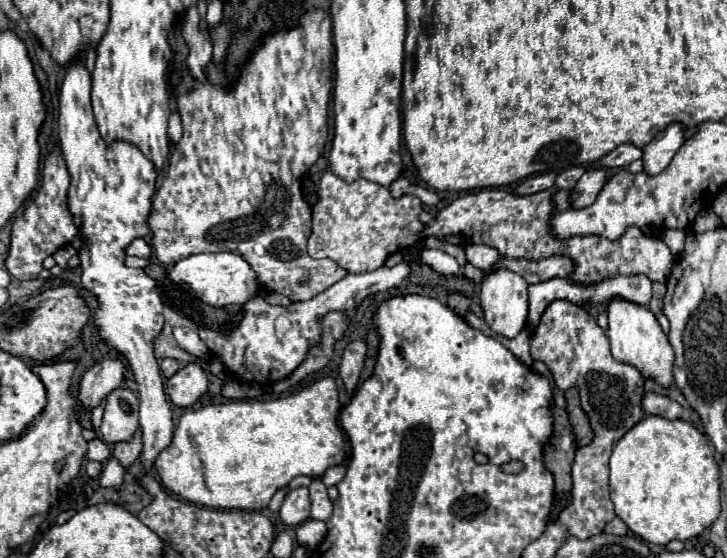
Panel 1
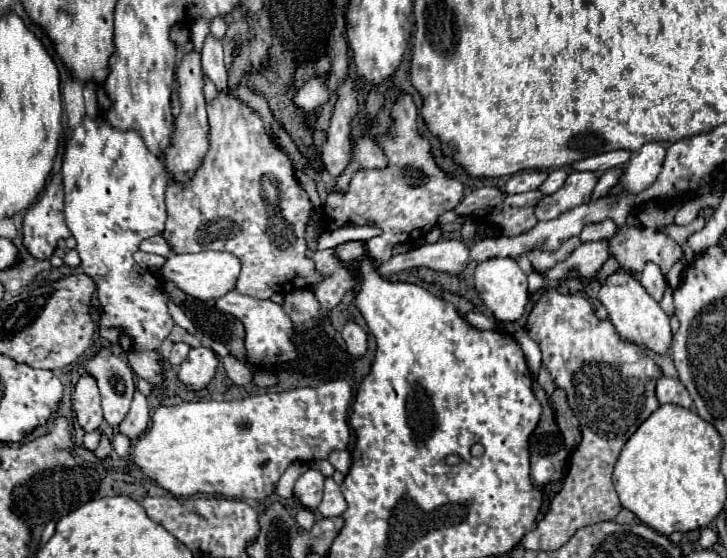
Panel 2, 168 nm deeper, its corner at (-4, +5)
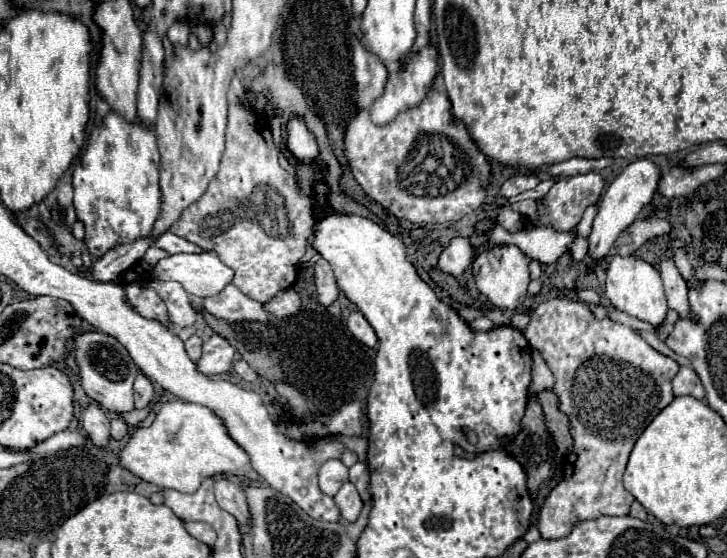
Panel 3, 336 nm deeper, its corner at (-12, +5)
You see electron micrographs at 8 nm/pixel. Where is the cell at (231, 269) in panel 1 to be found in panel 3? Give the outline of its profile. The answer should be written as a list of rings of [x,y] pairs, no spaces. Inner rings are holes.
[[[198,252],[174,254],[160,260],[154,268],[154,276],[158,280],[176,280],[188,294],[208,298],[234,280],[234,270],[228,268],[216,252]]]

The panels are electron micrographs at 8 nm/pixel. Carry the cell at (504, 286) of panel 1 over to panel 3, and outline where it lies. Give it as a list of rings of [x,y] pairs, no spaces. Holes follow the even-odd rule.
[[[500,246],[484,250],[474,258],[472,272],[478,290],[500,310],[516,312],[522,308],[524,300],[528,298],[528,284],[530,284],[528,258],[516,246]]]

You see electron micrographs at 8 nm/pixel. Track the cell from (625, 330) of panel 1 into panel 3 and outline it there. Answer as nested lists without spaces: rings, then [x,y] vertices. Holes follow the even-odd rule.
[[[614,256],[614,260],[610,262],[610,268],[608,268],[608,274],[606,274],[604,294],[616,310],[626,312],[626,314],[630,314],[638,320],[652,324],[654,330],[660,330],[664,326],[666,314],[668,314],[668,304],[666,304],[666,298],[664,298],[660,274],[648,262],[634,258],[634,256],[626,256],[626,258]]]

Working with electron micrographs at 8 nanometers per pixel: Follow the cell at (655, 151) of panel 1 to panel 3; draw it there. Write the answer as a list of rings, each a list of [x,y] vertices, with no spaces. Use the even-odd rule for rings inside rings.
[[[638,158],[634,162],[630,162],[618,176],[616,180],[608,186],[608,190],[604,192],[600,204],[598,204],[598,216],[594,218],[594,224],[592,224],[592,232],[588,236],[590,240],[590,252],[588,252],[588,258],[590,260],[600,260],[608,254],[608,250],[612,248],[614,240],[618,238],[618,234],[628,228],[636,218],[638,214],[642,212],[642,208],[652,200],[656,188],[658,188],[658,182],[660,182],[660,166],[650,160],[650,158]]]

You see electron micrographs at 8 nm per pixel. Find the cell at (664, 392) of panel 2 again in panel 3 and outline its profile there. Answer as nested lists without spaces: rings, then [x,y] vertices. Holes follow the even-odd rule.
[[[690,366],[678,370],[678,374],[672,380],[672,390],[674,396],[694,396],[696,400],[704,398],[704,386]]]

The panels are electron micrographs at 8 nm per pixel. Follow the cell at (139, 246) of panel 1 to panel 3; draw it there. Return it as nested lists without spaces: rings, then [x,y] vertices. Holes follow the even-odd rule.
[[[172,232],[160,234],[160,236],[154,240],[154,246],[166,250],[168,254],[178,254],[178,252],[202,252],[198,246],[186,242],[184,238],[180,238],[180,236],[172,234]]]

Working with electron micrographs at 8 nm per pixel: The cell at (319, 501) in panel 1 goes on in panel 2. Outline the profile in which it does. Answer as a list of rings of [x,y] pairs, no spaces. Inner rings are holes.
[[[326,478],[324,498],[322,498],[322,502],[316,510],[326,518],[334,518],[334,516],[342,516],[346,508],[348,508],[348,504],[346,504],[346,498],[340,492],[340,486],[332,478]]]

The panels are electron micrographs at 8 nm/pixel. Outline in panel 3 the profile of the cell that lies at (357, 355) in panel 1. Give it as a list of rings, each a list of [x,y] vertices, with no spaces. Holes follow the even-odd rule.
[[[352,312],[348,316],[348,320],[346,320],[346,326],[352,332],[352,336],[356,340],[360,340],[364,346],[368,346],[368,348],[374,348],[376,346],[376,342],[378,342],[376,340],[376,334],[374,334],[372,326],[366,322],[366,318],[360,312]]]

